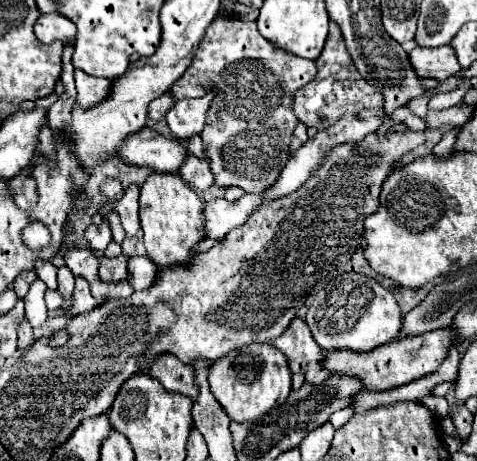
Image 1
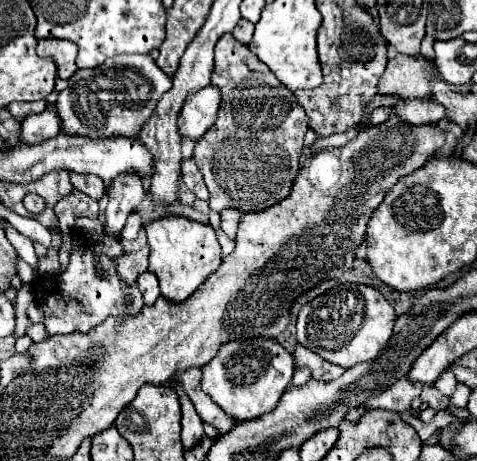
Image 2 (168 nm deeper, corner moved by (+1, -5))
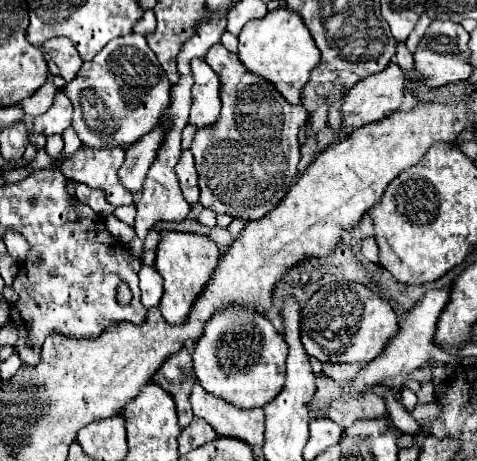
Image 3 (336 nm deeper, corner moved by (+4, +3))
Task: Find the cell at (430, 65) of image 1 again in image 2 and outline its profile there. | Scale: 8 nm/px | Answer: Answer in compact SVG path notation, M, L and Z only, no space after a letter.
M391 56L381 80L379 94L397 96L401 100L427 98L429 78L435 76L435 66L423 56Z

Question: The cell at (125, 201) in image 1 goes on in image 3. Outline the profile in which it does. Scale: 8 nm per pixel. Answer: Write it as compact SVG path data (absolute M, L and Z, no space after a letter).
M119 206L115 208L113 214L122 222L134 226L136 216L136 206Z

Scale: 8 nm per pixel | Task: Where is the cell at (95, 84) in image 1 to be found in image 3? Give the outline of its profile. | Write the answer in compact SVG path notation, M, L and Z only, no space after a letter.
M140 34L112 40L92 62L84 62L76 78L62 90L74 106L72 128L84 146L110 148L122 142L134 144L160 122L160 112L168 104L168 76L160 70L156 54Z

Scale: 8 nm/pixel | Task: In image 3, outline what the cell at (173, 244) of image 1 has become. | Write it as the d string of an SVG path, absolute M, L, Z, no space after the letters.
M160 232L160 242L156 248L156 270L164 278L164 294L160 300L162 316L172 322L180 324L188 316L198 292L210 280L212 270L216 268L220 258L220 250L216 242L206 234L194 232Z

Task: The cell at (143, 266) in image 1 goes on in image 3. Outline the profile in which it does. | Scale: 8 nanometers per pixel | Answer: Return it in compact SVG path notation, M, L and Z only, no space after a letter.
M142 266L140 270L140 290L144 308L152 308L160 304L162 298L162 276L154 266Z

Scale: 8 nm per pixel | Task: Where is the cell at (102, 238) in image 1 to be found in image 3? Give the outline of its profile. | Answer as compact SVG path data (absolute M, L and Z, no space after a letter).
M162 122L162 126L154 128L152 132L148 132L148 136L142 136L136 144L126 148L126 158L124 158L122 166L118 168L118 180L134 196L138 196L142 192L142 184L146 178L148 166L152 164L152 160L156 156L156 150L160 146L160 140L162 140L166 128L168 128L168 124Z

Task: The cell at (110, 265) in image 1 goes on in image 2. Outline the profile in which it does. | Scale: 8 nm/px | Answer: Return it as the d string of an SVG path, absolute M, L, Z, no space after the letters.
M143 246L143 248L137 250L137 252L131 252L131 254L121 256L121 258L117 260L117 264L119 264L119 276L121 276L127 284L133 284L133 282L137 280L137 276L139 276L143 270L147 270L147 266L149 266L147 256L149 256L149 246Z

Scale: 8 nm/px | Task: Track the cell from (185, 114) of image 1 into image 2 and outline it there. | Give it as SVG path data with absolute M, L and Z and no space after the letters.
M213 84L187 96L177 122L181 136L199 140L211 128L211 124L215 124L219 104L221 104L221 92Z

